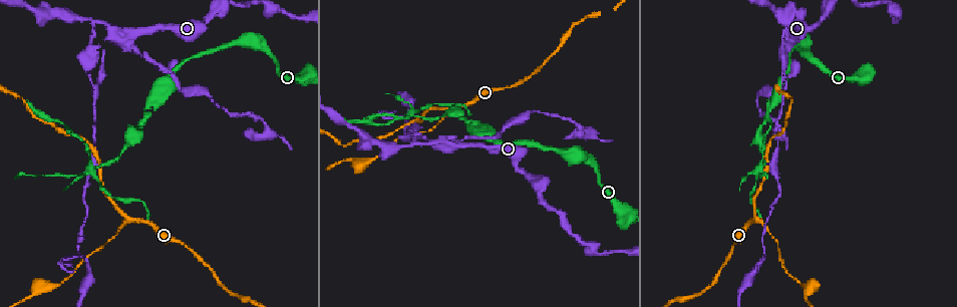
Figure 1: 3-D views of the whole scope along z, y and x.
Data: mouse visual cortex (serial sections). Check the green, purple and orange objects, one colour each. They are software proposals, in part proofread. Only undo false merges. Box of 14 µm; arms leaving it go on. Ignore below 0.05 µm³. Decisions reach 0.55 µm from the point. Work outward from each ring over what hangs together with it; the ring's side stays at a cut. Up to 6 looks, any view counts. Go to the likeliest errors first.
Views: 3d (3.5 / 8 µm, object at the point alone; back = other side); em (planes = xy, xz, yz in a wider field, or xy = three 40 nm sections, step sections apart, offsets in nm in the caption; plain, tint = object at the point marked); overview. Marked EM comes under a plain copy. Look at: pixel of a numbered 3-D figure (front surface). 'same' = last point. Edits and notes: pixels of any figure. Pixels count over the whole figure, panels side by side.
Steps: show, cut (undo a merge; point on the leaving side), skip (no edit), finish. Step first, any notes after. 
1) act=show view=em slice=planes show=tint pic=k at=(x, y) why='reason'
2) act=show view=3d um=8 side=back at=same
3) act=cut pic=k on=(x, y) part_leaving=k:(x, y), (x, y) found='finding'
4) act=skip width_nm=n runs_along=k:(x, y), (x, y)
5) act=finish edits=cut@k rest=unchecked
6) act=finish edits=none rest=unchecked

act=show view=3d um=3.5 pic=1 at=(758, 166) why='four or more arms meet'

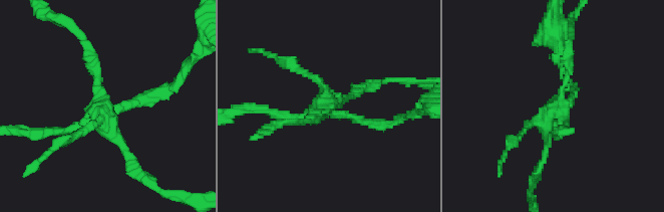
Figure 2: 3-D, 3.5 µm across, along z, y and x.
act=show view=em slice=xy step=3 show=tint pic=2 at=(555, 111) why='shape alone is not enough'

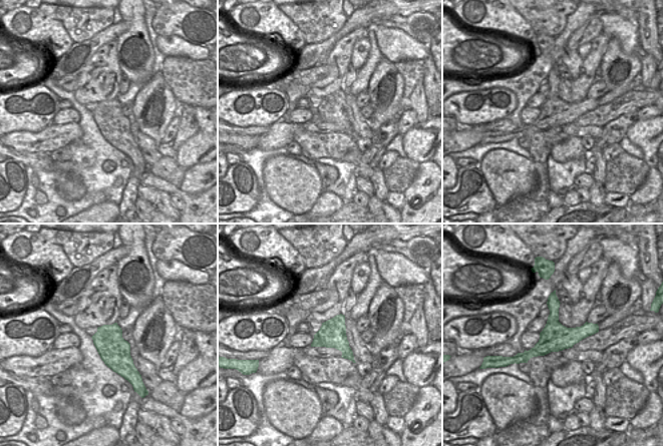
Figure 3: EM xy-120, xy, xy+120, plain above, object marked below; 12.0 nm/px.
act=show view=em slice=xy step=2 show=tint at=same

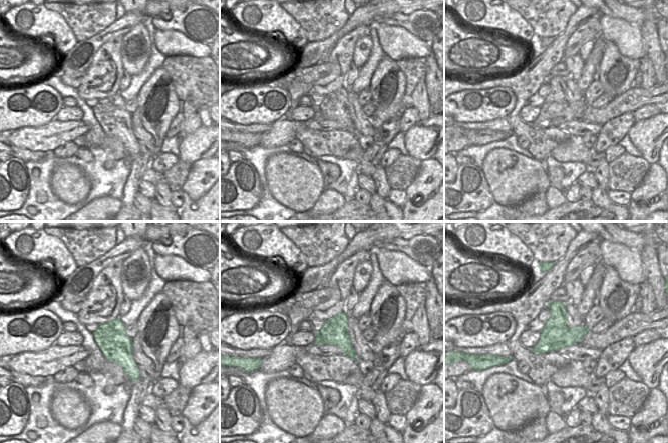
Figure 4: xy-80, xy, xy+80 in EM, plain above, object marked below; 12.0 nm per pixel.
act=skip width_nm=340 runs_along=2:(156, 89), (104, 114), (88, 52) found='continuous, no second cell'

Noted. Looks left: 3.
act=show view=3d um=3.5 pic=1 at=(131, 219) why='three arms meet'

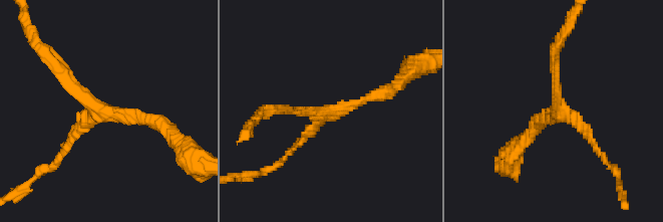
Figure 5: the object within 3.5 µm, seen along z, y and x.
act=show view=em slice=xy step=3 show=tint pic=5 at=(102, 113) arms=3 arm_widths_nm=150,150,200

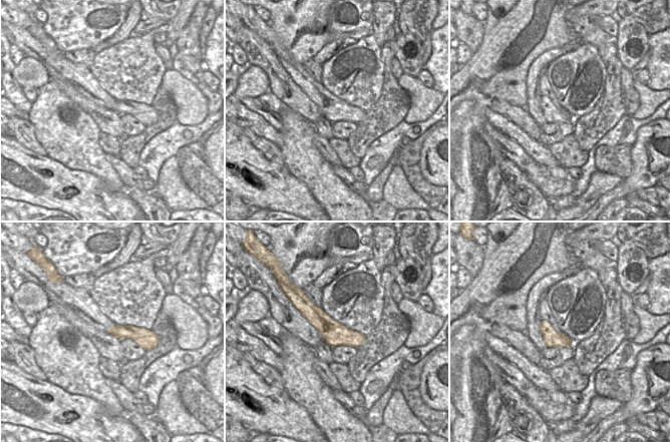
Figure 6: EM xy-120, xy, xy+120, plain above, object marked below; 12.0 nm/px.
act=skip runs_along=5:(385, 92), (330, 110), (290, 154) found='all the same cell'

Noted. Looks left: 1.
act=show view=3d um=3.5 pic=1 at=(135, 50)

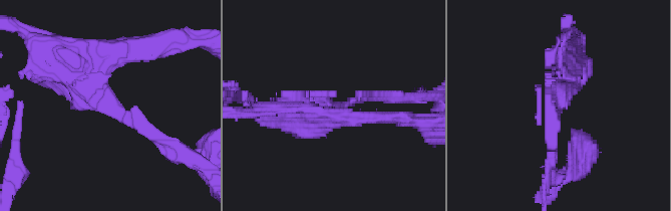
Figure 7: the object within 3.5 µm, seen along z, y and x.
act=cut pic=7 on=(108, 109) part_leaving=7:(303, 113), (291, 104), (248, 113) found='two cells meet here'

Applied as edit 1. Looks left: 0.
act=finish edits=cut@7 rest=unchecked

